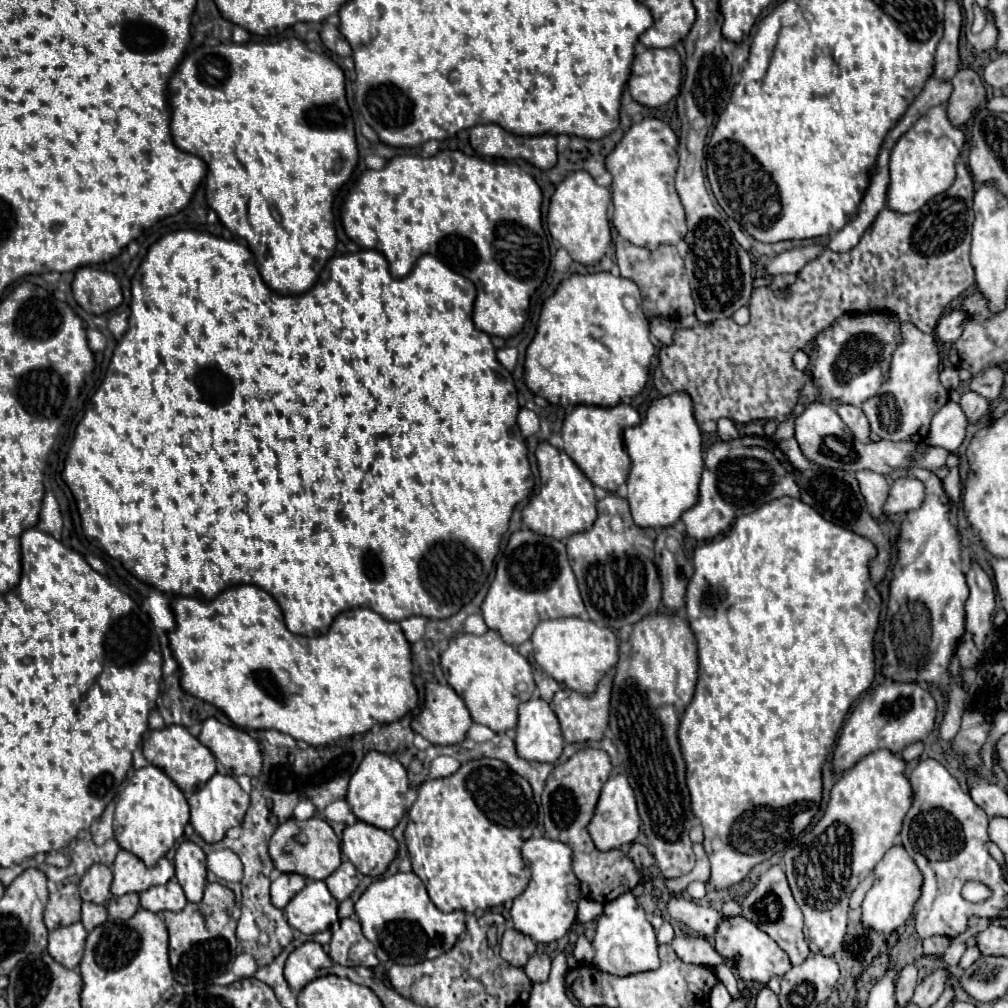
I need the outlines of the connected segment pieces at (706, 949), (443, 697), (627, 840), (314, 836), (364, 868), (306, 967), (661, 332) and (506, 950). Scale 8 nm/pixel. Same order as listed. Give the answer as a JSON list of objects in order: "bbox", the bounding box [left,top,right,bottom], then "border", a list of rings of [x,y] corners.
[{"bbox":[670,936,734,966],"border":[[[678,936],[672,940],[670,946],[684,962],[692,962],[692,964],[712,964],[712,962],[726,964],[726,962],[730,962],[734,966],[734,962],[730,958],[722,958],[720,954],[716,954],[712,944],[704,936]]]},{"bbox":[412,682,472,744],"border":[[[426,682],[424,710],[412,722],[414,732],[422,734],[432,744],[460,744],[472,724],[470,712],[462,698],[444,684]]]},{"bbox":[588,774,640,850],"border":[[[624,774],[612,776],[600,794],[598,806],[596,806],[596,814],[590,822],[588,828],[596,848],[600,850],[612,850],[612,848],[620,848],[622,844],[632,844],[640,832],[640,818],[638,818],[638,810],[636,810],[636,798],[634,792],[626,780]]]},{"bbox":[268,818,342,880],"border":[[[296,818],[286,820],[272,834],[270,844],[268,844],[268,854],[276,870],[284,874],[300,874],[308,880],[326,880],[342,864],[340,840],[330,828],[330,824],[322,818],[310,818],[304,822]]]},{"bbox":[342,820,398,878],"border":[[[358,820],[354,826],[344,828],[342,852],[358,872],[376,878],[384,874],[396,858],[398,842],[392,834]]]},{"bbox":[284,942,334,992],"border":[[[306,942],[288,956],[284,976],[288,984],[296,992],[300,992],[314,978],[328,976],[332,968],[334,968],[334,962],[326,954],[326,950],[316,942]]]},{"bbox":[650,318,676,346],"border":[[[654,318],[654,320],[650,320],[650,332],[660,344],[668,346],[668,344],[672,344],[672,334],[676,332],[676,322],[670,318]]]},{"bbox":[500,928,536,968],"border":[[[508,928],[502,936],[500,948],[502,948],[500,954],[504,956],[504,960],[508,960],[512,966],[522,968],[528,962],[528,958],[536,952],[536,942],[530,936],[524,936],[518,930]]]}]

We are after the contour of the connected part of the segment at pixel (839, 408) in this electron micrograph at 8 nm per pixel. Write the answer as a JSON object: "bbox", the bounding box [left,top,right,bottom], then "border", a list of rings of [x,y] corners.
{"bbox":[836,404,872,444],"border":[[[836,404],[836,412],[840,414],[840,418],[844,420],[844,424],[850,428],[850,432],[854,434],[856,440],[868,444],[872,442],[870,438],[870,424],[868,418],[864,416],[864,412],[856,406],[848,406],[848,404]]]}

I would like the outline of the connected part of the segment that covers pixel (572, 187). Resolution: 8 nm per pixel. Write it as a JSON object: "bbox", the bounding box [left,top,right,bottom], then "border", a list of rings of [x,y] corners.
{"bbox":[546,172,612,266],"border":[[[574,172],[572,176],[564,178],[552,200],[550,200],[550,210],[546,216],[548,230],[552,238],[568,250],[572,260],[584,264],[584,266],[594,266],[606,256],[606,250],[612,242],[612,232],[610,232],[610,220],[608,220],[608,206],[610,206],[610,190],[604,186],[598,186],[594,178],[588,172]]]}

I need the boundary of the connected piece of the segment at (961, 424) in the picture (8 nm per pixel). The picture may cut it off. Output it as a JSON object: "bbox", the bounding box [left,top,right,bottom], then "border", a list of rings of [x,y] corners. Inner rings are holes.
{"bbox":[926,402,968,452],"border":[[[946,402],[932,418],[926,436],[928,446],[940,446],[948,452],[956,452],[964,440],[968,420],[956,402]]]}

